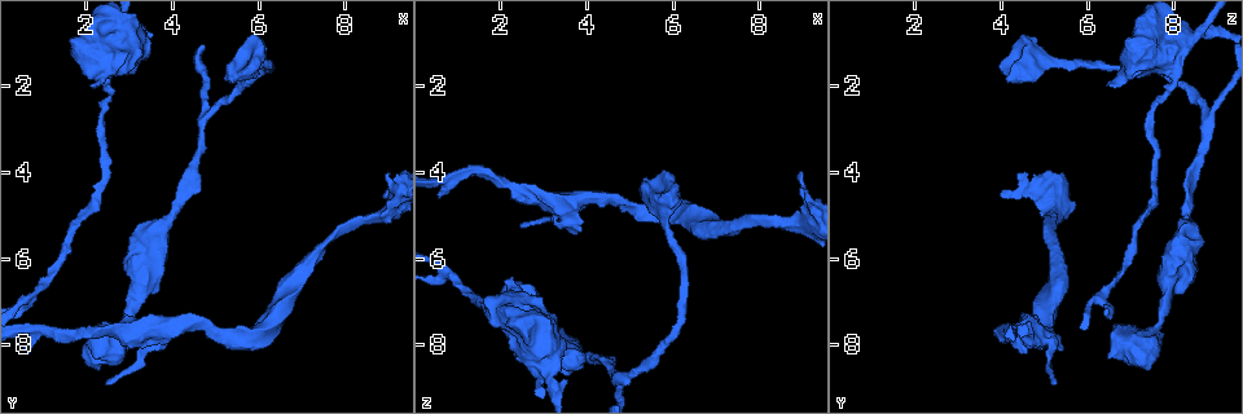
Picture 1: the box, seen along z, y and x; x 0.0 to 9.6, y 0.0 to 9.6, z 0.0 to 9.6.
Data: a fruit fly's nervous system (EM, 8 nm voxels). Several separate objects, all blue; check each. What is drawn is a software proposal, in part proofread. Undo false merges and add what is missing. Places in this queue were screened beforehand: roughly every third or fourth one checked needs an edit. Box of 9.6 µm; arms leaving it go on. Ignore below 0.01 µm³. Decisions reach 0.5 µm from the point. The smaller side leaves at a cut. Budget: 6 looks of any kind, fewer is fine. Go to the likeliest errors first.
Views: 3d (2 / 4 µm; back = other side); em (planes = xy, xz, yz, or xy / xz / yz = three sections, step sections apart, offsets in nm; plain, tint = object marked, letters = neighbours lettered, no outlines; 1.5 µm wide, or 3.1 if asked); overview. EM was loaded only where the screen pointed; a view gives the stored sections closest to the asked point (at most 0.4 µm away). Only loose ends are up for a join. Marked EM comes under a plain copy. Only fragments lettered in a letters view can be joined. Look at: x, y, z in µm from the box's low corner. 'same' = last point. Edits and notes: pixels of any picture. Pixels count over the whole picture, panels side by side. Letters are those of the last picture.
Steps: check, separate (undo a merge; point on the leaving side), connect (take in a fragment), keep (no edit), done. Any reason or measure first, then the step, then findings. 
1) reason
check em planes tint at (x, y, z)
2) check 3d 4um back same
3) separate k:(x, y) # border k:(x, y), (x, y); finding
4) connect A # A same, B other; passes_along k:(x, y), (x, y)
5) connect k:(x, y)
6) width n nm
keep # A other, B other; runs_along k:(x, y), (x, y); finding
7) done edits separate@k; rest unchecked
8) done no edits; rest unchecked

stops while still wide
check 3d 2um at (2.15, 1.95, 6.50)

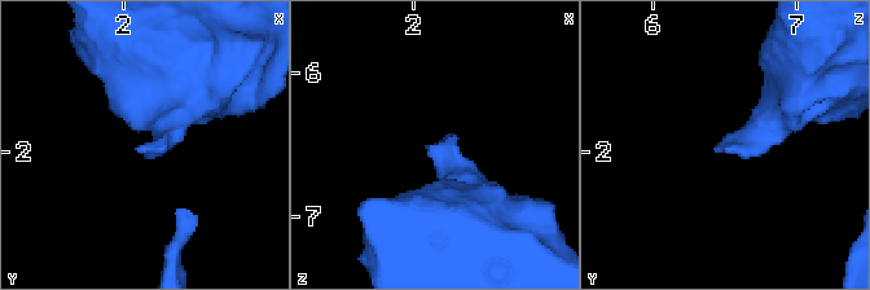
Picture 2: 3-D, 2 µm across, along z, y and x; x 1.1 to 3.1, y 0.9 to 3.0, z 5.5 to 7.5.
shape alone is not enough
check em planes letters at (2.12, 1.96, 6.48)

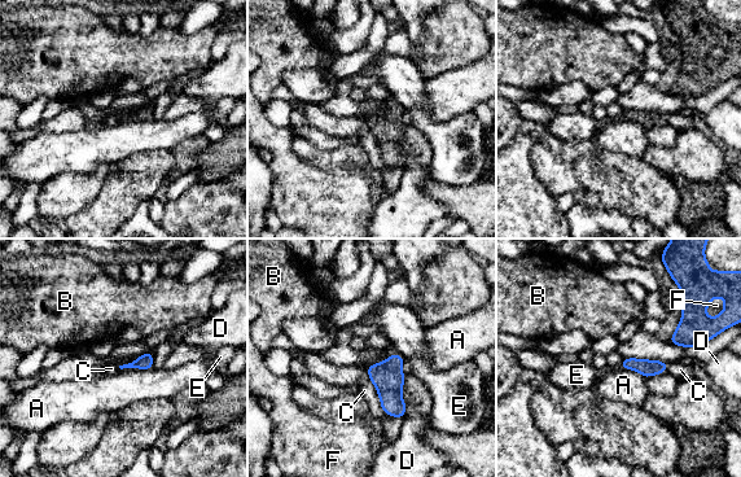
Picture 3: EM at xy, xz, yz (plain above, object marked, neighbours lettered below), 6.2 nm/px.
keep # A other, B other, C other, D other, E other, F other; border 3:(367, 373), (381, 408), (403, 418); no lettered fragment goes on from it

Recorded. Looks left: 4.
four or more arms meet
check em planes letters at (3.60, 7.55, 4.65)

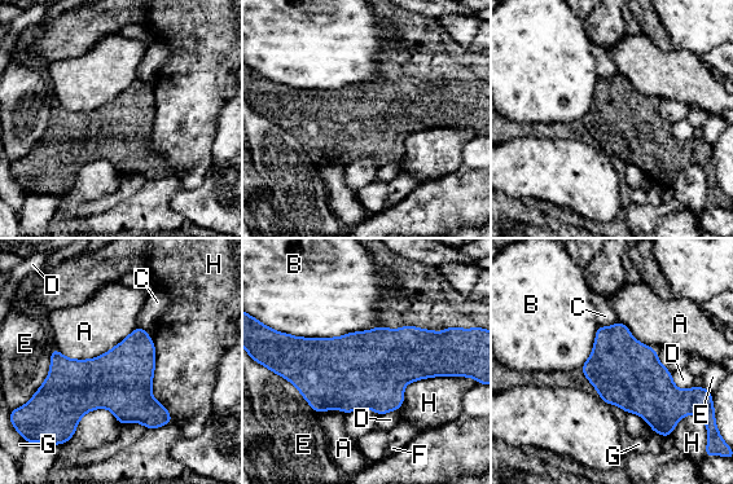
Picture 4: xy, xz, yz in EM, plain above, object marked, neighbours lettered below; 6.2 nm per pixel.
keep # A other, B other, C other, D other, E other, F other, G other, H other; border 4:(376, 326), (338, 337), (282, 333); one neuron here

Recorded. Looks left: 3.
check 3d 4um at (2.85, 0.85, 8.60)

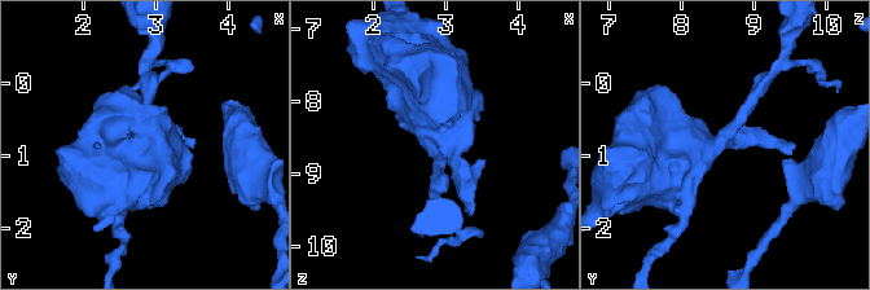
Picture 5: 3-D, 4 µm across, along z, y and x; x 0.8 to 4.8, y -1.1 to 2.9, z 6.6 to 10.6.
check em yz step 4 tint at (2.80, 0.80, 8.60)

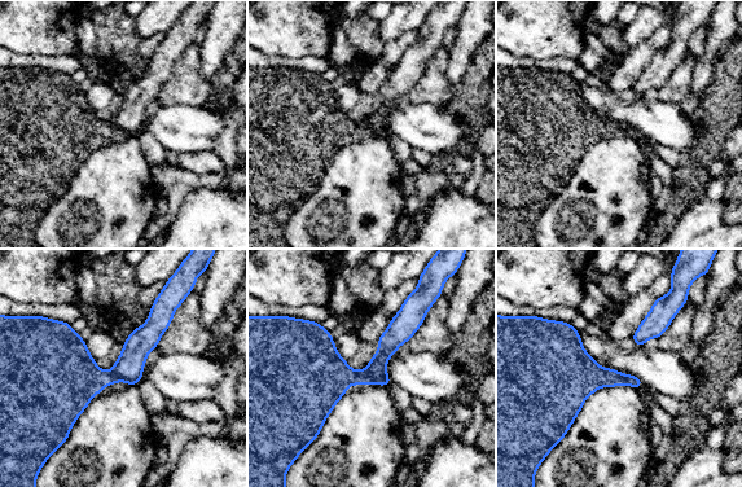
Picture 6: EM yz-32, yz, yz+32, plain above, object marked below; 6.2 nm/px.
cut it another way
check em planes letters same

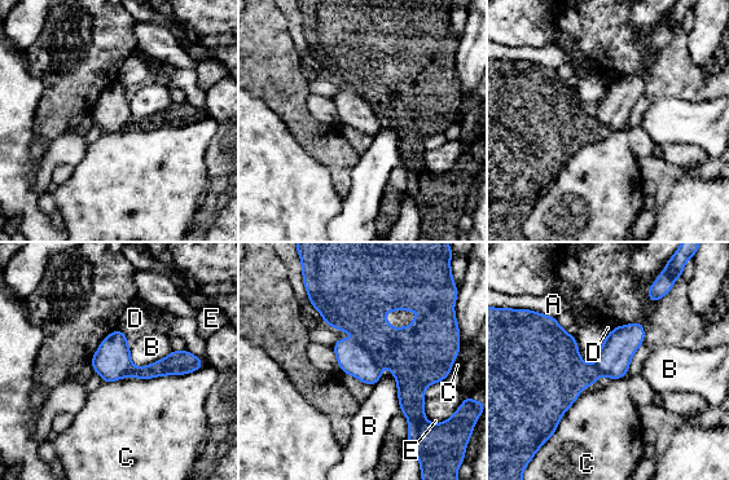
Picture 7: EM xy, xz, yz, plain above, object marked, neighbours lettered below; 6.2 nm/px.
width 200 nm
separate 7:(354, 359) # A other, B other, C other, D other, E other; border 7:(358, 340), (381, 368); a second neuron is stuck on

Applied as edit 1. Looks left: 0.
done edits separate@7; rest unchecked

